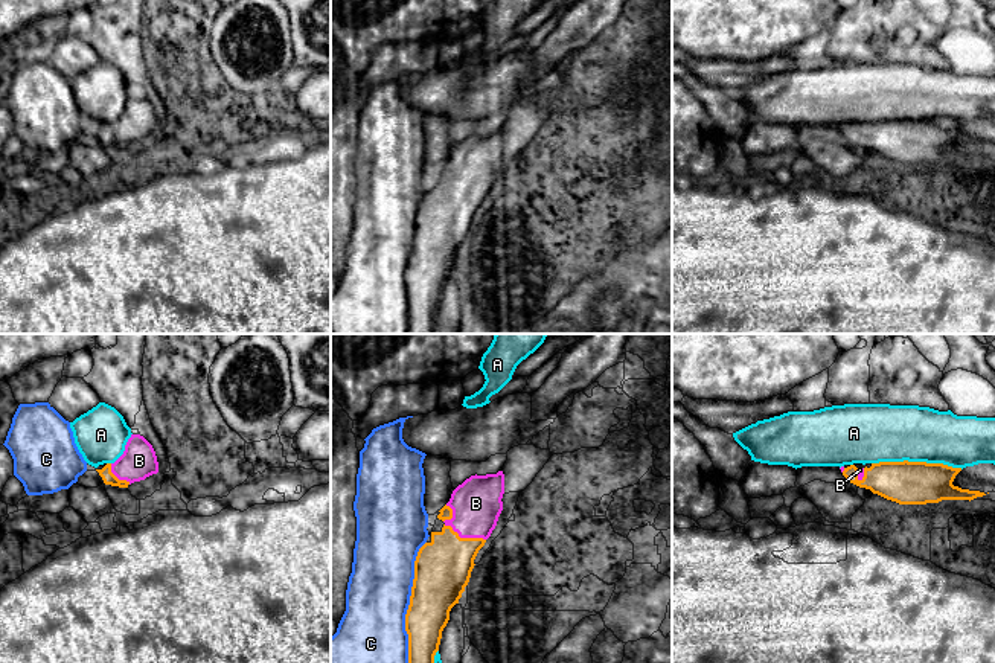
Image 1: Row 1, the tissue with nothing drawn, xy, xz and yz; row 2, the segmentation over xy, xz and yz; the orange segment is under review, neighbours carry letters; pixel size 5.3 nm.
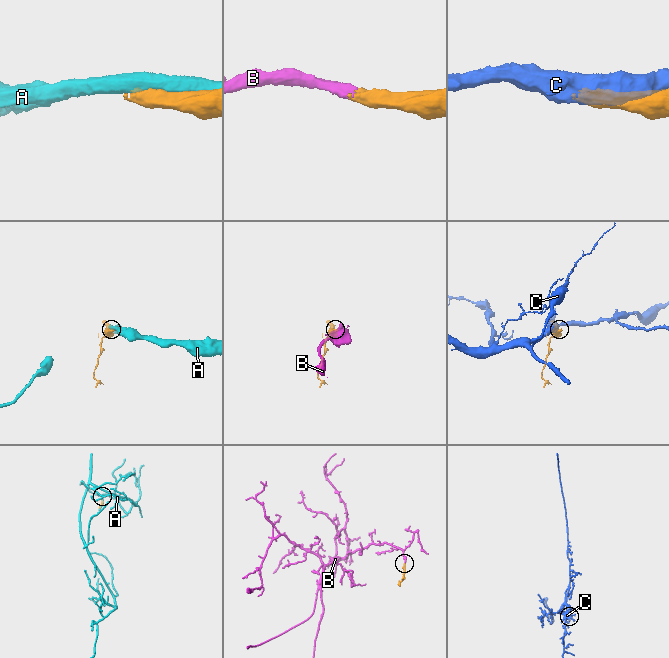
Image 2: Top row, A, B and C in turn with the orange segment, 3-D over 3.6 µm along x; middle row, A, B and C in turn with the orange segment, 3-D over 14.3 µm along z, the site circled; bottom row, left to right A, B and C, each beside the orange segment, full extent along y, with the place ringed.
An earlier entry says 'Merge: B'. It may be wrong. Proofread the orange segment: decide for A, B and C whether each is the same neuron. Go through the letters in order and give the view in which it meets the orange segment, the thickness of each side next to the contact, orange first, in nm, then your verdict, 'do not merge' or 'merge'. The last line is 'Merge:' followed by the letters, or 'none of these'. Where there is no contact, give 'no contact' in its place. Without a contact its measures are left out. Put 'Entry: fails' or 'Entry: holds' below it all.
A: meets orange in yz; 220 nm thick on the orange side, 300 nm on the other; do not merge
B: meets orange in xz; 300 nm thick on the orange side, 260 nm on the other; merge
C: meets orange in xz; 280 nm thick on the orange side, 360 nm on the other; do not merge
Merge: B
Entry: holds

